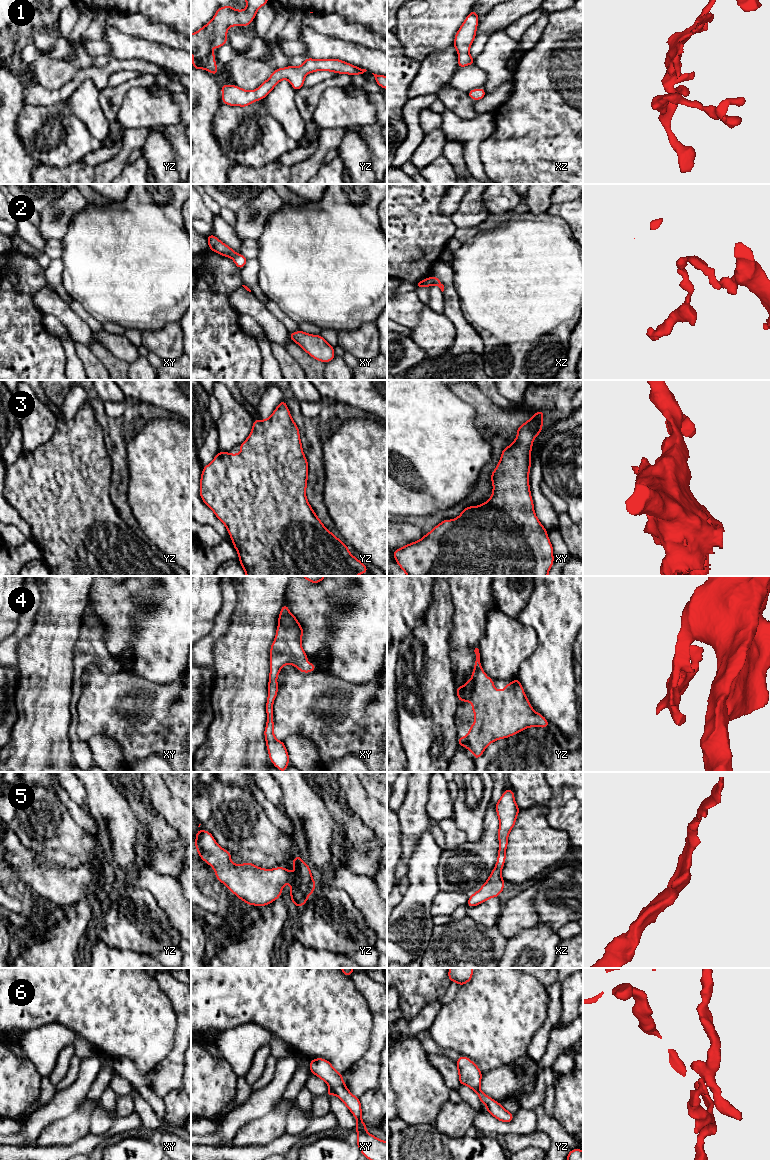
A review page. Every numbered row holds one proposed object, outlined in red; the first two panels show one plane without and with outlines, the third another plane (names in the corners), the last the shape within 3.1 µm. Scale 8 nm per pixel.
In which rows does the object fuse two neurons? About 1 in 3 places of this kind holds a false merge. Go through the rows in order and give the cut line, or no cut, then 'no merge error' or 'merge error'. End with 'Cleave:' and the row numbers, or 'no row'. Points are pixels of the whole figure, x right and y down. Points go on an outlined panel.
1: no cut | no merge error
2: no cut | no merge error
3: no cut | no merge error
4: no cut | no merge error
5: no cut | no merge error
6: yz (479, 1089), (476, 1092) | merge error
Cleave: 6

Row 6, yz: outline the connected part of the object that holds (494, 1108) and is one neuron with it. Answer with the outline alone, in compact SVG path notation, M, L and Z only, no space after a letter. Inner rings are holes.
M478 1090L477 1095L480 1102L487 1106L487 1113L490 1113L497 1120L509 1123L513 1120L514 1115L508 1112L500 1103L487 1096L483 1091Z

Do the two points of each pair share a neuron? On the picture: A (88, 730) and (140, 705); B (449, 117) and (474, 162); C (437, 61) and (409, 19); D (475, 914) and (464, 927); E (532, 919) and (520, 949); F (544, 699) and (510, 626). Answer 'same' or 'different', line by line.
A: same
B: same
C: different
D: different
E: different
F: different

